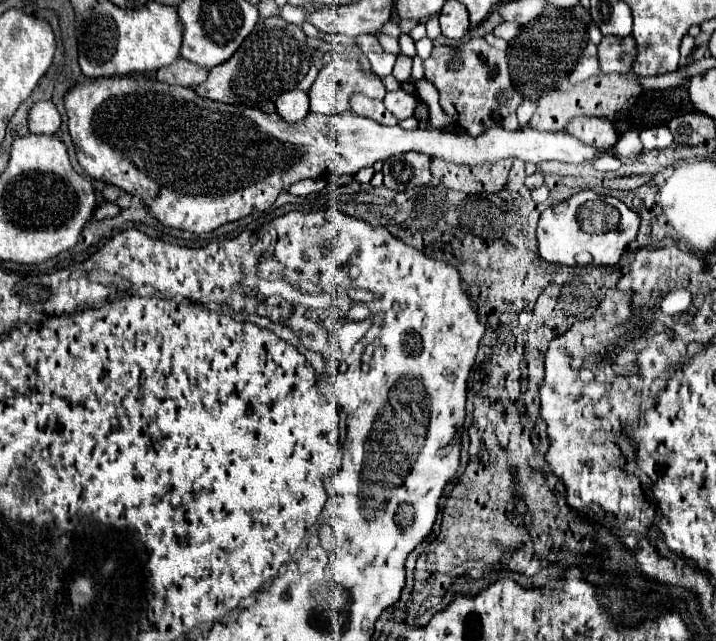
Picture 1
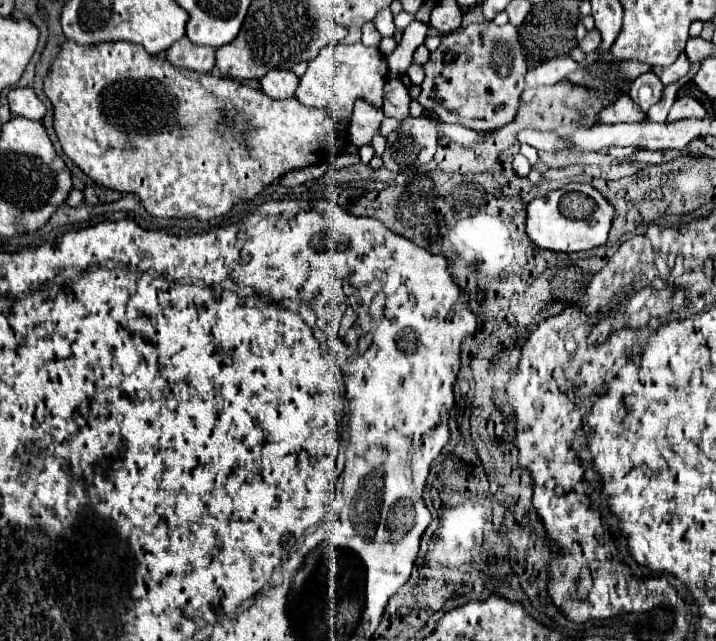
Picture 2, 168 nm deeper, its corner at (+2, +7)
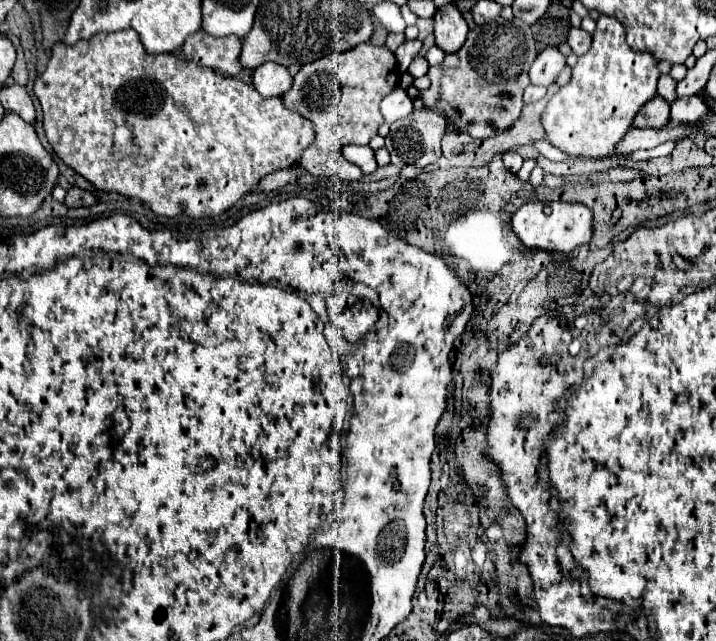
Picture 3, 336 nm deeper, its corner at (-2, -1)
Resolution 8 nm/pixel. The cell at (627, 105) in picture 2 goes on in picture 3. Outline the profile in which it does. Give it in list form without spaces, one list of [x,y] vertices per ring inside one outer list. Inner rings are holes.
[[[654,96],[648,104],[644,104],[640,108],[640,112],[634,118],[634,126],[638,126],[638,128],[646,128],[646,126],[660,128],[660,126],[666,126],[670,122],[668,110],[670,110],[670,102],[666,102],[660,96]]]

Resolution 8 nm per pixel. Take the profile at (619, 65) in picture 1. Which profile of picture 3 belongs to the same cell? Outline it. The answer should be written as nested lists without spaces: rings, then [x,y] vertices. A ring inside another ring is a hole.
[[[570,28],[568,36],[566,36],[566,42],[568,42],[568,46],[572,48],[574,54],[582,56],[582,54],[588,52],[588,48],[592,44],[592,36],[588,32],[584,32],[582,28]]]

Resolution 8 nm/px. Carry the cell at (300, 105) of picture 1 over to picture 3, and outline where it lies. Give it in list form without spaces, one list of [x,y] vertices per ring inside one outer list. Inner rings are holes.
[[[264,62],[260,68],[252,72],[252,80],[256,90],[266,96],[282,96],[290,86],[292,86],[292,76],[286,66],[280,66],[276,62]]]

